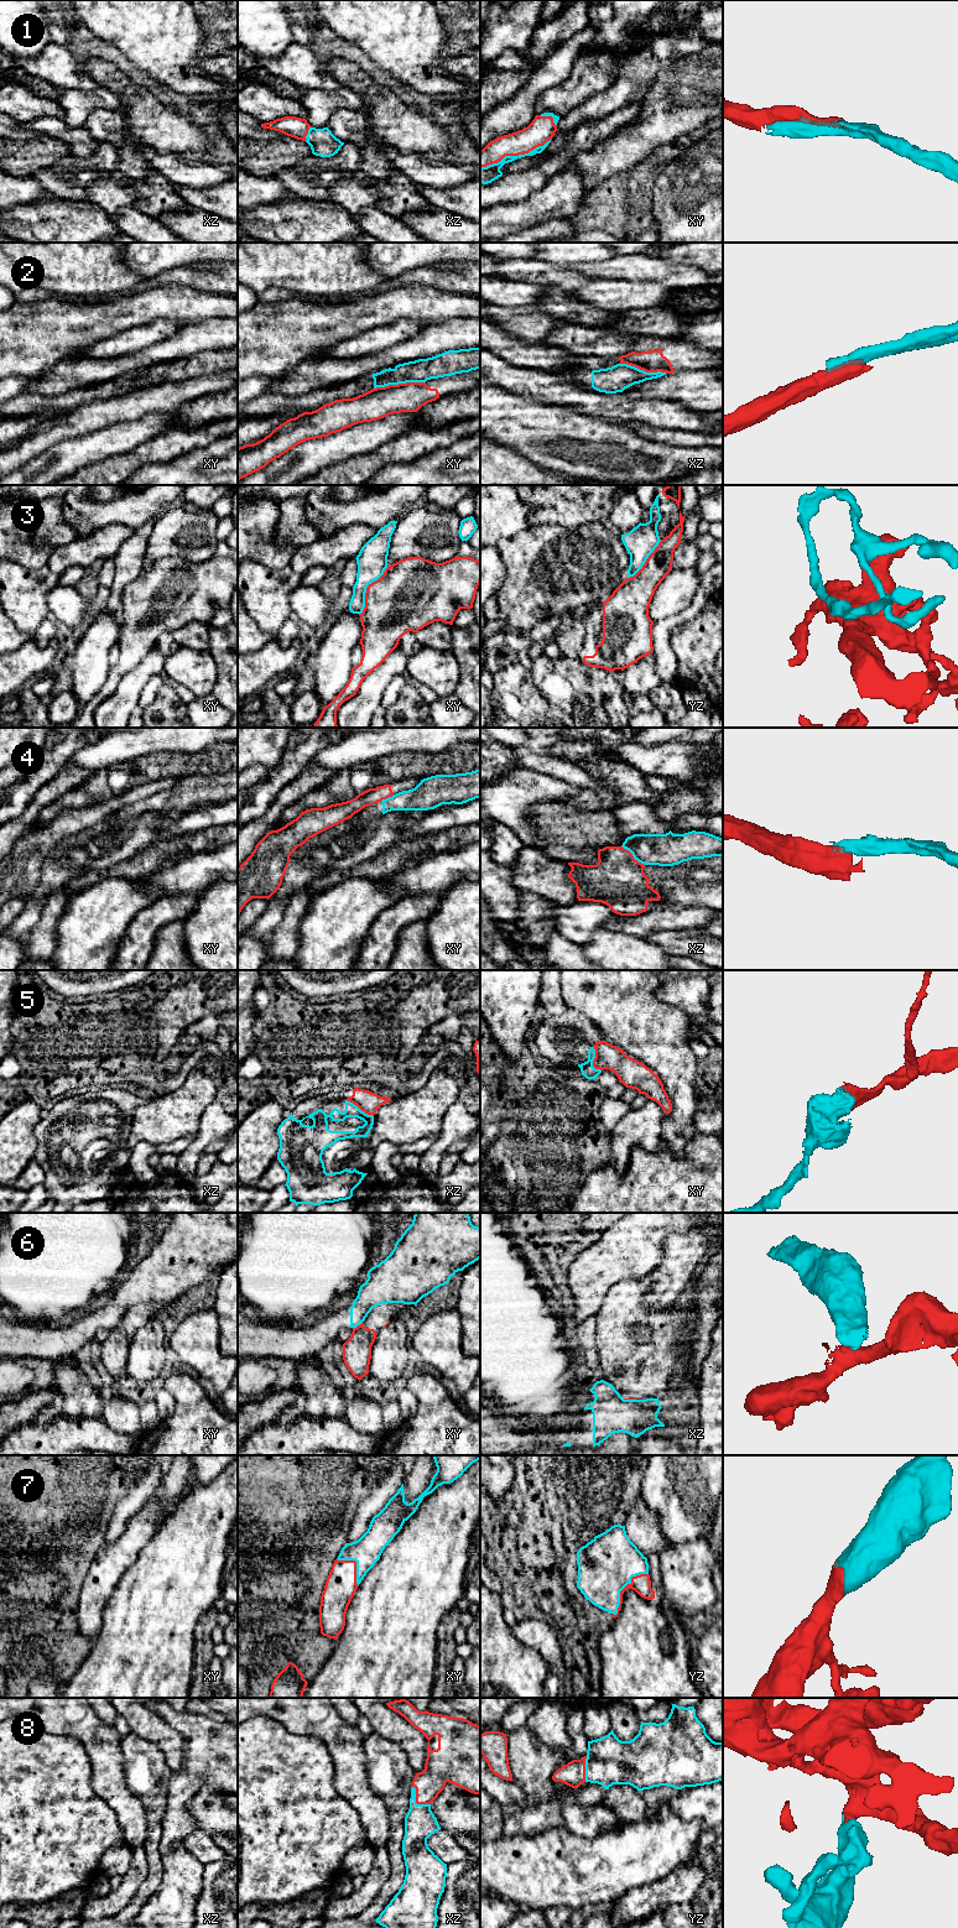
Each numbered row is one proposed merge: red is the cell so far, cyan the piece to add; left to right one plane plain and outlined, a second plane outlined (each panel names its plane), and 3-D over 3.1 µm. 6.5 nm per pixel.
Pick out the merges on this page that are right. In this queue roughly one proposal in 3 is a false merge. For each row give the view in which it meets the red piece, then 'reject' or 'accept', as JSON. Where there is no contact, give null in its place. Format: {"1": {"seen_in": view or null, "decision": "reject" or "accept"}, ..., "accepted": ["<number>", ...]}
{"1": {"seen_in": "xy", "decision": "accept"}, "2": {"seen_in": "xy", "decision": "reject"}, "3": {"seen_in": "xy", "decision": "accept"}, "4": {"seen_in": "xz", "decision": "reject"}, "5": {"seen_in": "xy", "decision": "accept"}, "6": {"seen_in": "xy", "decision": "reject"}, "7": {"seen_in": "yz", "decision": "accept"}, "8": {"seen_in": "xz", "decision": "accept"}, "accepted": ["1", "3", "5", "7", "8"]}

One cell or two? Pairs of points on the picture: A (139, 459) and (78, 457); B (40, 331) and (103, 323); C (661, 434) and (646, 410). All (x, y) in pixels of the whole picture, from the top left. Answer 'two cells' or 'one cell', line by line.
A: two cells
B: one cell
C: two cells

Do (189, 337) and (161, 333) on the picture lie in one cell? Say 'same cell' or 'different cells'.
different cells

